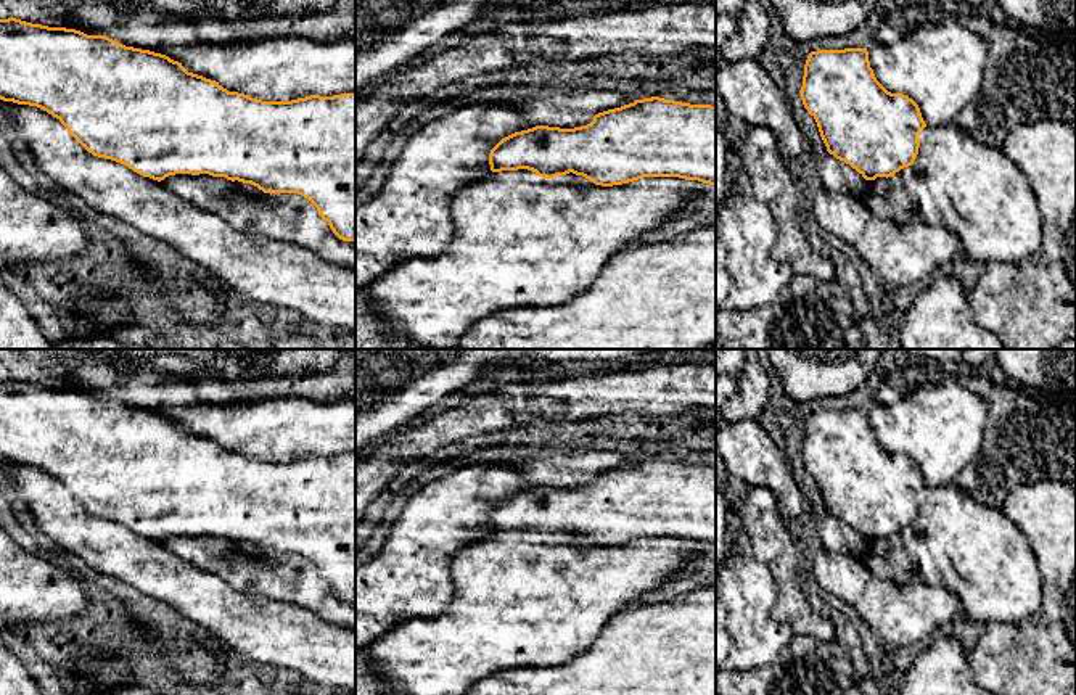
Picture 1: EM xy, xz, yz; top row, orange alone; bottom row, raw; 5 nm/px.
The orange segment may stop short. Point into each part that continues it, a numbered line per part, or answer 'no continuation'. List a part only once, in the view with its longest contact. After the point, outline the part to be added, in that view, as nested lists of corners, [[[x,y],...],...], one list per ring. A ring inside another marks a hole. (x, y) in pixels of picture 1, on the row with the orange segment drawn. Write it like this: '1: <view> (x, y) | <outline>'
no continuation

